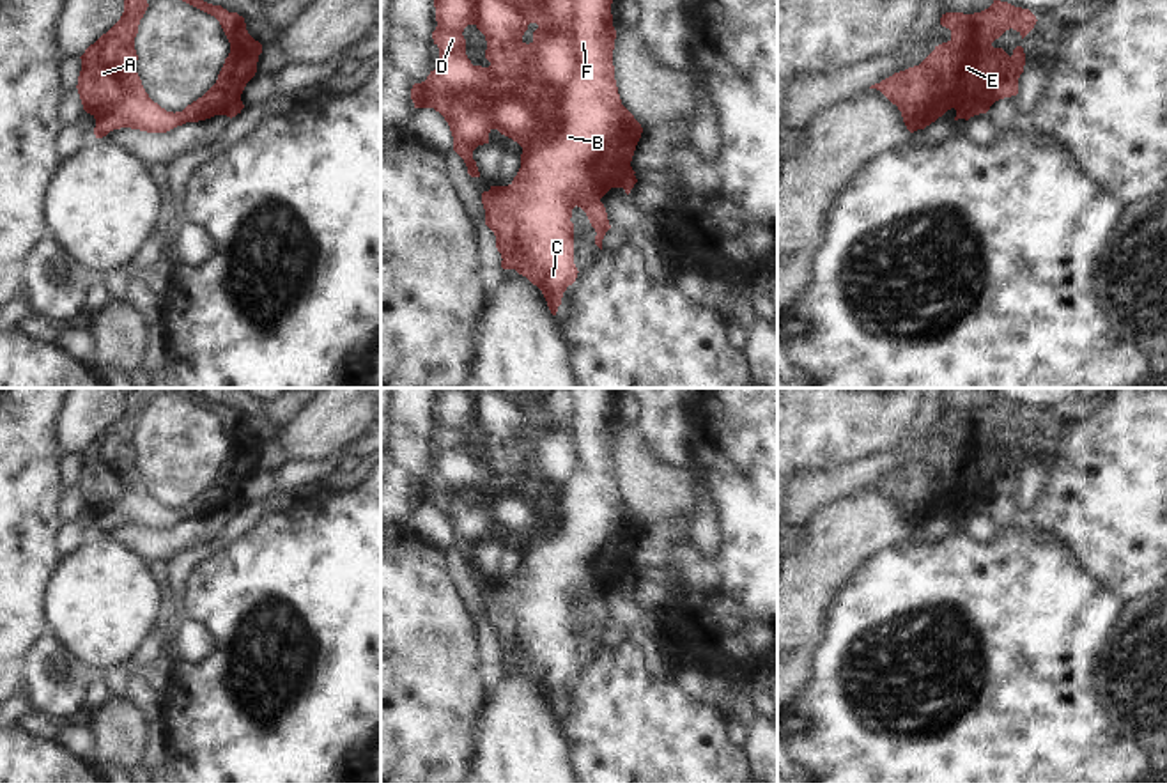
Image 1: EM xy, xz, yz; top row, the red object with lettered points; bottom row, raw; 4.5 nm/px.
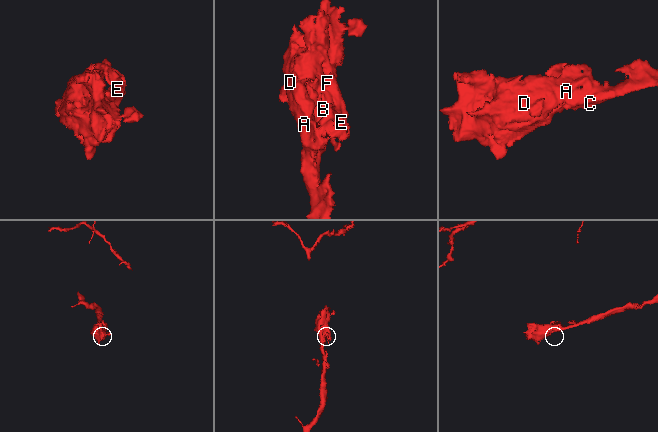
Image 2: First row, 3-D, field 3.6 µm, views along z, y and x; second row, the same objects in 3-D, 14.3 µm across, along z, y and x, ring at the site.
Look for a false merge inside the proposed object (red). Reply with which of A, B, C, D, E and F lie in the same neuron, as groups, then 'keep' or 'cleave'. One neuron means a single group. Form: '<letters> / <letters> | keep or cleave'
A B C D E F | keep

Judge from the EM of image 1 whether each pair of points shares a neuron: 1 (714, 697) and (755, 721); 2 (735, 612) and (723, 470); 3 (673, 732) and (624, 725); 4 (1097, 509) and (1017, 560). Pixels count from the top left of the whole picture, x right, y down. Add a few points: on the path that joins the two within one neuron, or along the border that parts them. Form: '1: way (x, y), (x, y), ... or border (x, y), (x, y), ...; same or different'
1: border (758, 713), (744, 714); different
2: way (737, 576), (737, 505); same
3: way (661, 732), (636, 732); same
4: border (1047, 528), (1054, 530), (1070, 546), (1084, 567); different

